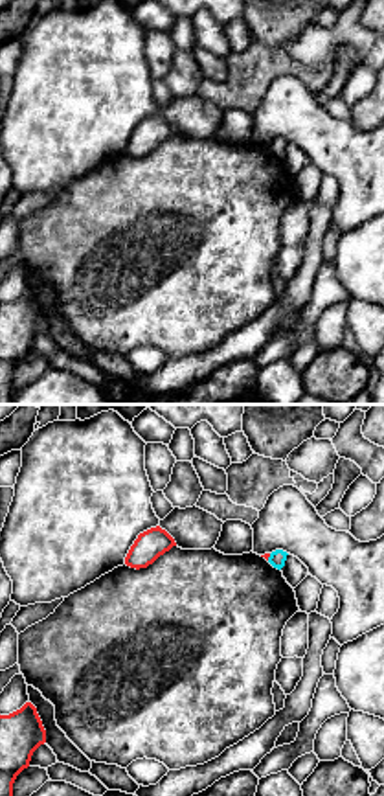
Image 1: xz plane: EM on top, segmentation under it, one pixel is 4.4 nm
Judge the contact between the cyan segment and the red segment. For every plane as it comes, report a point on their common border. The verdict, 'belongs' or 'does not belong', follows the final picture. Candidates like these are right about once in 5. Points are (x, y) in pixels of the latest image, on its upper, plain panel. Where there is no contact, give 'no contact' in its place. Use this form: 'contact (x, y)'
contact (269, 146)

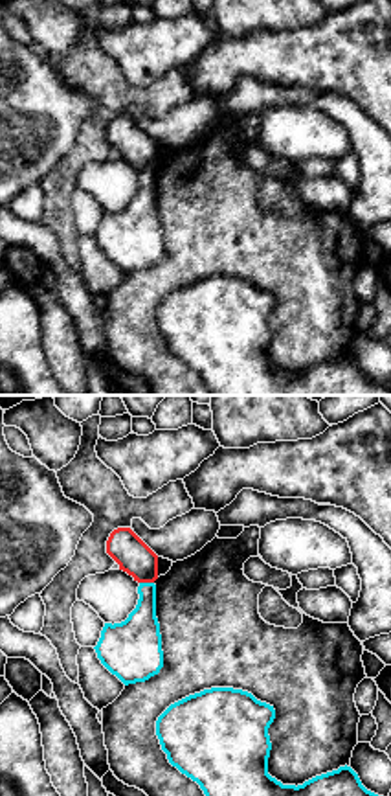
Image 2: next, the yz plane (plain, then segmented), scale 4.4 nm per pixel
contact (147, 171)

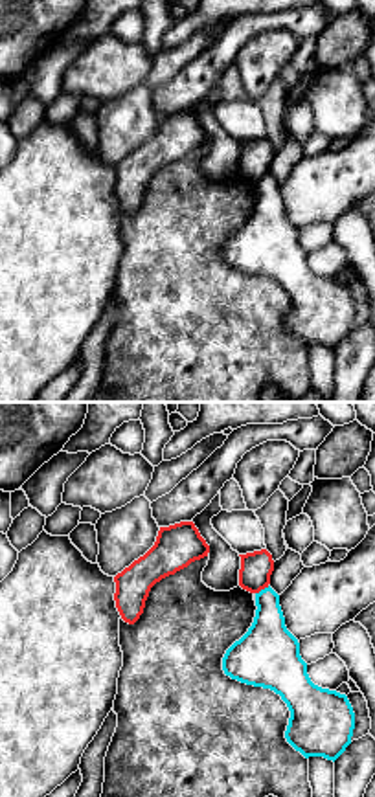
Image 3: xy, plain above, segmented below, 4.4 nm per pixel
contact (261, 179)

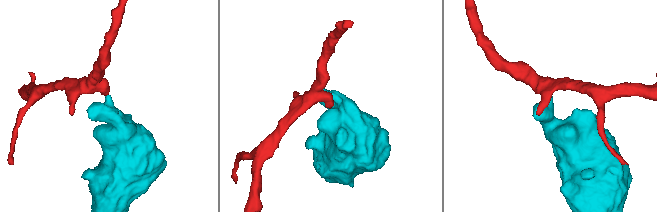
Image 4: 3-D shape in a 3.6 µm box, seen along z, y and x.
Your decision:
does not belong

